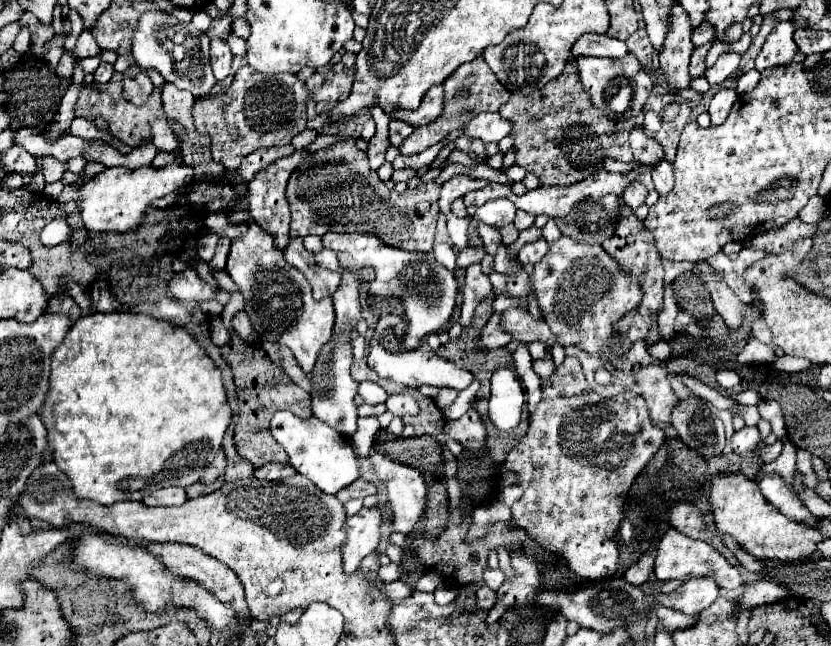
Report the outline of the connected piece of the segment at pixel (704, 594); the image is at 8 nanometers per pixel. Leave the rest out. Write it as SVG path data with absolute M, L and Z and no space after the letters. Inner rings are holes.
M693 578L681 584L671 594L661 594L653 590L653 598L659 604L681 610L683 614L689 614L689 616L697 616L701 610L711 606L717 596L719 596L719 586L715 578Z

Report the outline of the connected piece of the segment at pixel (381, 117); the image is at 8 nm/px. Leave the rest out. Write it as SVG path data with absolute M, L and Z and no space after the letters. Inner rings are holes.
M371 108L371 116L377 122L377 134L369 142L367 156L369 156L371 168L379 170L381 164L385 162L385 152L391 146L391 142L389 142L389 122L391 122L391 118L381 108Z

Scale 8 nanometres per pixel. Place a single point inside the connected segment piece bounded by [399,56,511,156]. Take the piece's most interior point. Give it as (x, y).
(473, 88)

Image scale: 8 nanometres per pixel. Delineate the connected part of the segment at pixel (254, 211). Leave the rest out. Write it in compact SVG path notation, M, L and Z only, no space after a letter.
M293 152L291 156L285 156L273 164L269 164L267 168L263 168L261 172L255 174L255 178L249 182L249 210L253 220L273 236L275 246L279 250L285 250L289 244L289 208L287 208L287 200L285 200L285 182L289 180L291 172L297 168L297 164L303 162L303 158L307 156L307 152Z

